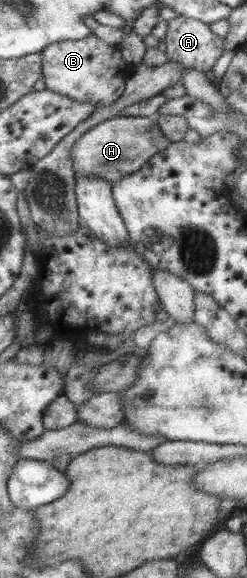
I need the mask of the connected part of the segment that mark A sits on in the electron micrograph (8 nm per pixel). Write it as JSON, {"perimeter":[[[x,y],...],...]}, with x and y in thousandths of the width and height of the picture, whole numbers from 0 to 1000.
{"perimeter":[[[717,28],[672,40],[672,54],[644,76],[660,83],[676,104],[704,104],[745,118],[785,118],[842,128],[862,109],[907,90],[907,66],[862,59],[838,42],[785,31]]]}

